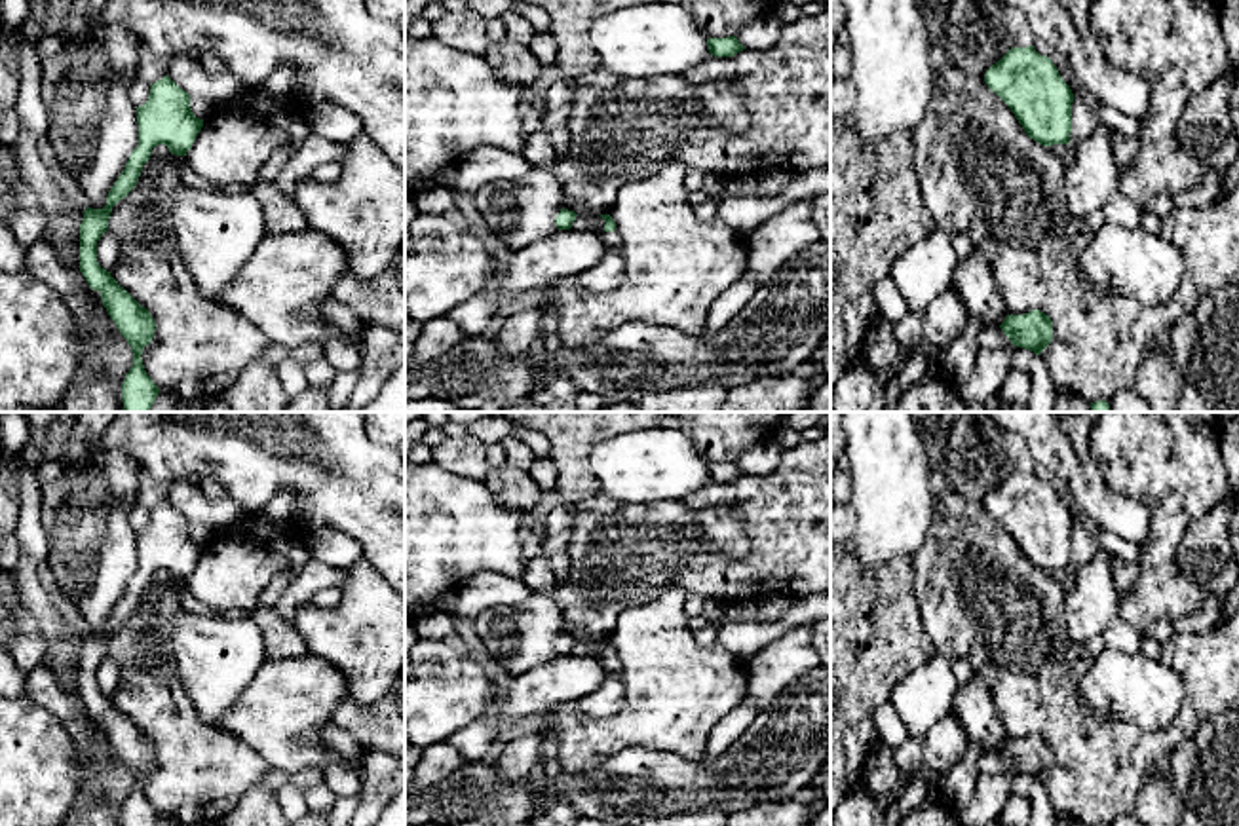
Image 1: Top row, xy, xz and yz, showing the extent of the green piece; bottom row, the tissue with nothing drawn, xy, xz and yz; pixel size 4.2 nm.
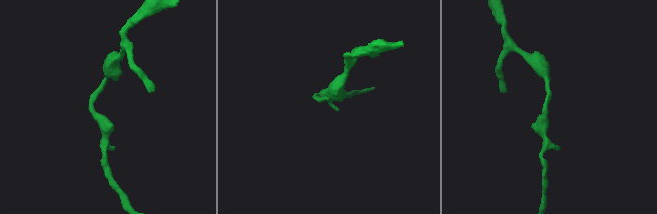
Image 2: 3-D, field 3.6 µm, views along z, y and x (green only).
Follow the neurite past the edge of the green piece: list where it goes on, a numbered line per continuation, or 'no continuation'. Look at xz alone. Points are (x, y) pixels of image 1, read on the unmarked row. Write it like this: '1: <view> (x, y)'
1: xz (612, 665)

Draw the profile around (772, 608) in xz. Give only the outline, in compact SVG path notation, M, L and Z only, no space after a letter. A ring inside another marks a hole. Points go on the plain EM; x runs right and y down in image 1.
M770 596L760 600L756 623L772 623L781 619L791 608L791 598Z

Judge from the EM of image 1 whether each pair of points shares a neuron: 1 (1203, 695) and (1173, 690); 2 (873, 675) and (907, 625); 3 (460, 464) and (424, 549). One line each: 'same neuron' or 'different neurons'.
1: different neurons
2: same neuron
3: different neurons

